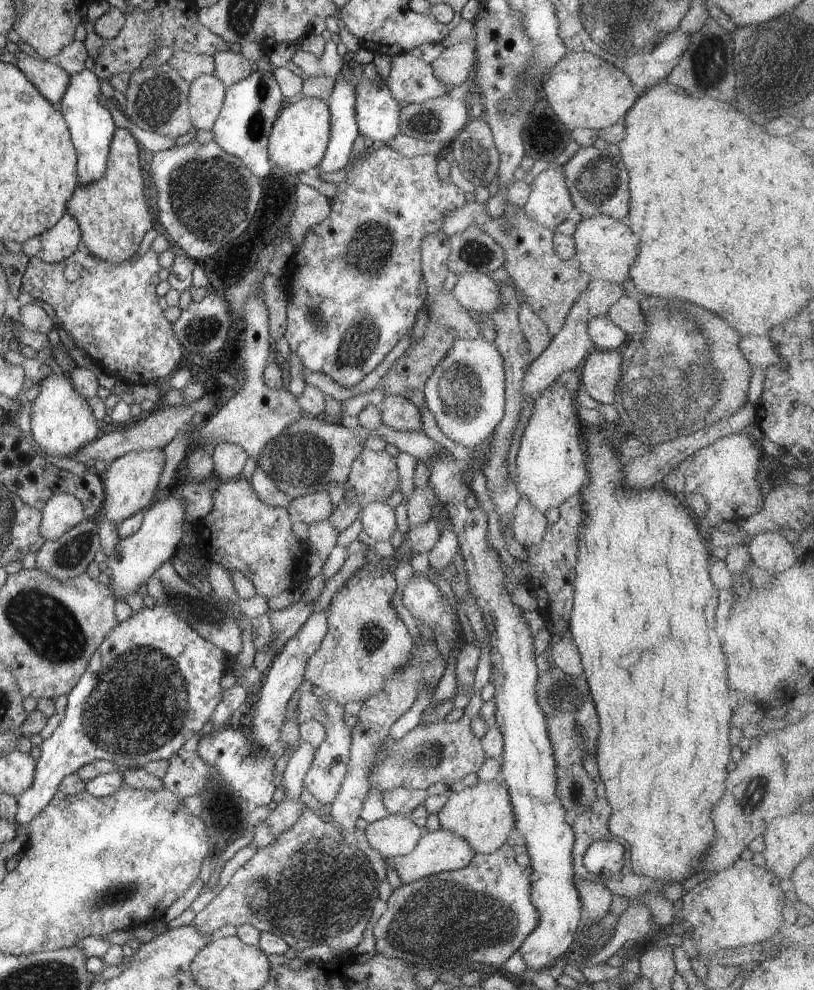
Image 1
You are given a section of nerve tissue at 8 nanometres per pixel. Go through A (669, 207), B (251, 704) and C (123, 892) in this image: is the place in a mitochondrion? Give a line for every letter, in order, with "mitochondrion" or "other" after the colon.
A: other
B: other
C: mitochondrion

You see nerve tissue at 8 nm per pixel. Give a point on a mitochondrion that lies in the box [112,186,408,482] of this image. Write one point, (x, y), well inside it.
(369, 249)

